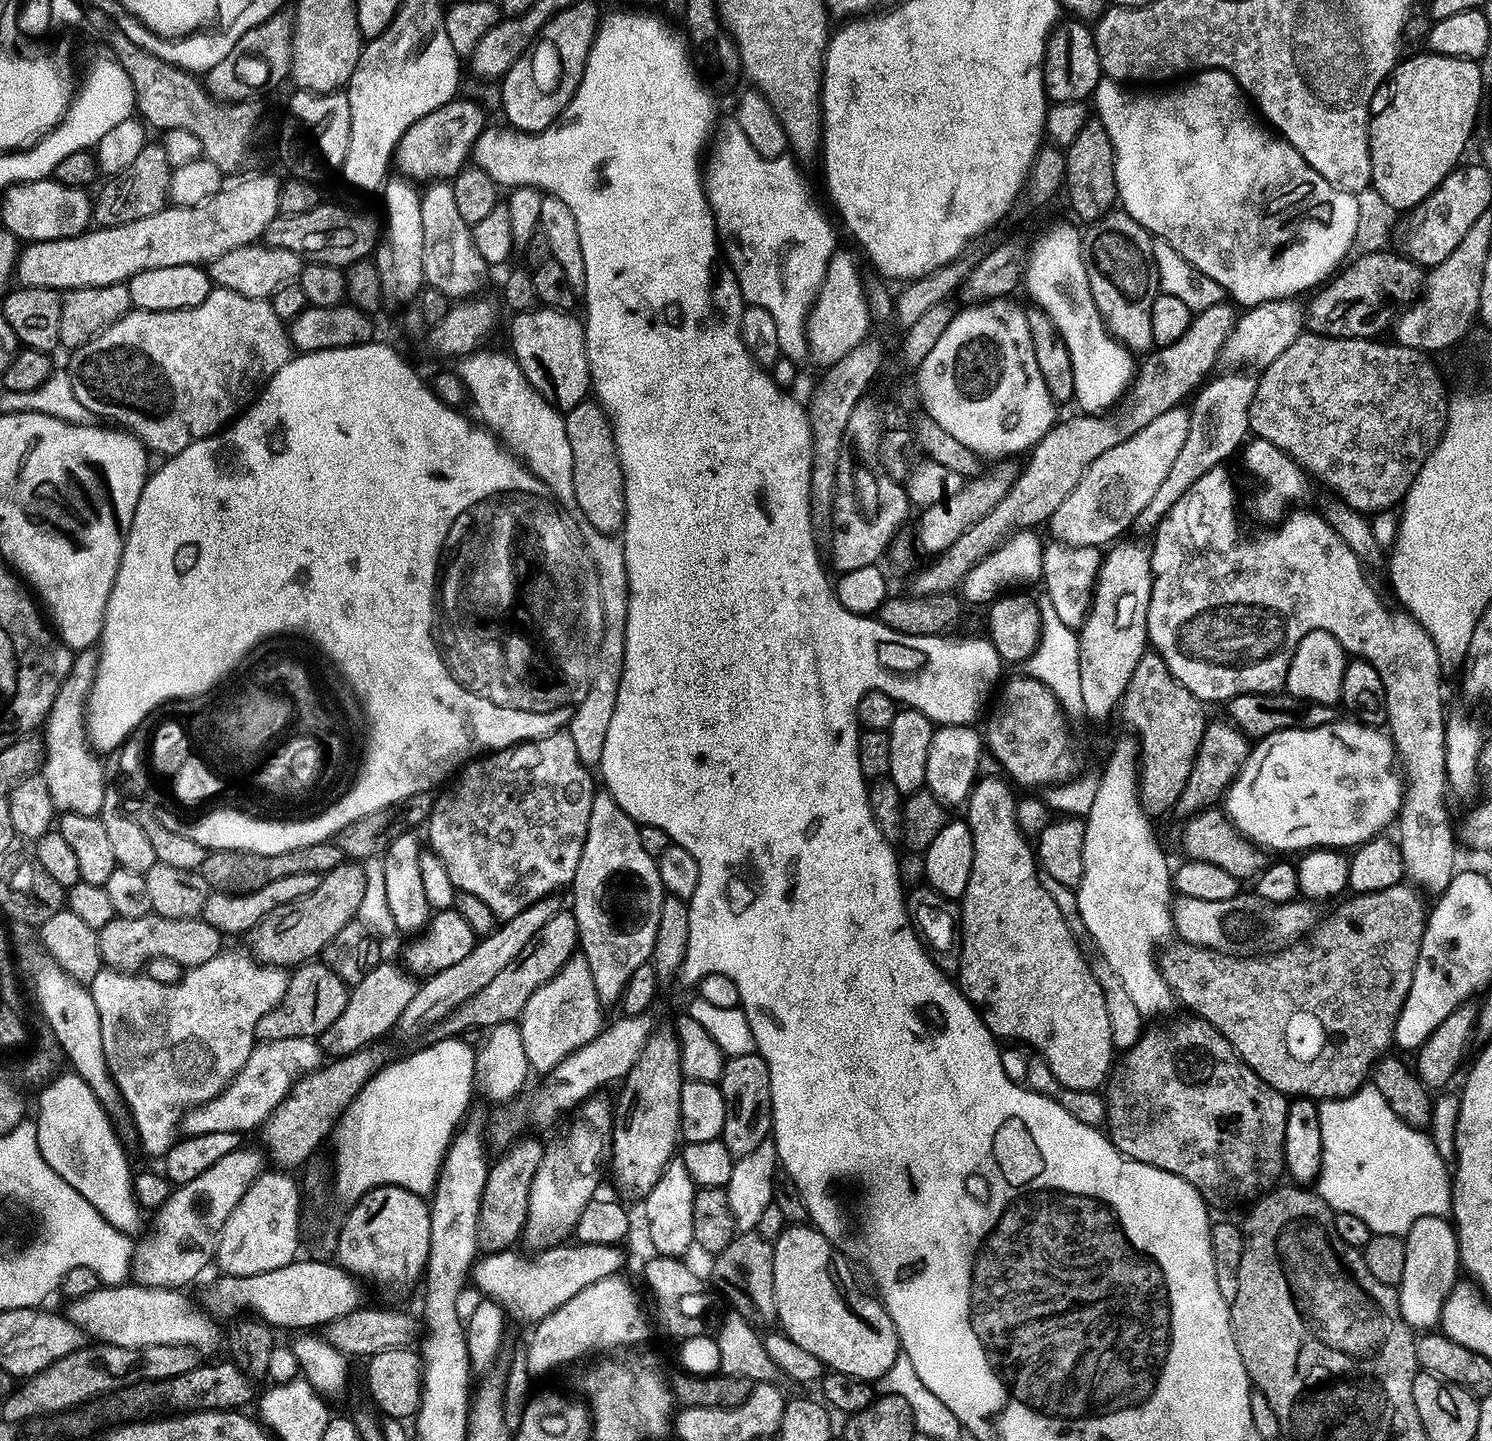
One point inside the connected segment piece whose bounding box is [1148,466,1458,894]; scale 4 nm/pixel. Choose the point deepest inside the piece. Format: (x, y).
(1227, 611)

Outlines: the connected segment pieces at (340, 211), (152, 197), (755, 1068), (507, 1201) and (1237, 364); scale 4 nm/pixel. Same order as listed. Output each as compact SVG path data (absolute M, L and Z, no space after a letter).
M321 202L306 213L275 216L266 226L262 240L271 248L298 252L321 264L347 266L373 255L378 243L378 220L364 212L351 212L340 204Z
M156 146L152 152L153 160L147 155L130 162L128 168L119 169L113 180L104 184L104 189L94 196L94 220L97 225L113 228L138 218L146 218L166 207L170 200L172 174L174 168L167 160L167 152L162 146Z
M757 1051L741 1056L730 1056L724 1061L719 1078L722 1098L726 1102L726 1126L723 1141L733 1158L752 1153L764 1140L772 1136L772 1095L770 1070Z
M526 1136L513 1140L503 1149L501 1156L504 1157L497 1164L495 1161L488 1169L486 1186L482 1190L482 1206L478 1214L476 1246L481 1253L507 1252L515 1245L512 1244L515 1240L521 1239L530 1206L530 1186L534 1182L534 1174L538 1174L538 1166L546 1147L545 1141Z
M1299 299L1271 300L1249 307L1239 313L1236 325L1232 327L1222 346L1219 363L1225 364L1223 367L1228 370L1240 370L1245 366L1263 370L1304 331L1304 308Z

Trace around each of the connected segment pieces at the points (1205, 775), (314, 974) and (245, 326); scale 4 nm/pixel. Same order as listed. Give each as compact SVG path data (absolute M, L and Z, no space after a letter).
M1209 719L1204 725L1202 742L1196 751L1194 766L1190 770L1190 778L1186 778L1186 786L1182 790L1175 811L1183 814L1195 814L1209 806L1215 805L1221 799L1222 793L1229 788L1232 781L1240 775L1250 751L1249 737L1237 728L1231 719Z
M309 962L299 965L289 975L286 994L282 994L278 1006L258 1018L257 1041L267 1042L303 1036L319 1038L332 1025L334 1018L338 1018L342 1010L346 1010L349 991L349 985L344 984L342 978L338 978L338 974L334 974L334 970L327 968L324 963Z
M213 287L212 292L207 296L206 299L202 301L198 306L194 306L193 308L179 308L178 310L170 310L169 312L151 312L150 310L146 310L145 308L137 308L133 307L130 311L128 311L121 320L118 322L114 322L111 326L106 329L104 332L98 333L96 337L92 340L87 340L81 348L73 348L71 349L68 363L66 363L66 369L70 376L70 382L73 383L74 395L78 398L78 402L82 404L93 417L96 418L104 418L100 416L109 416L109 421L115 422L117 425L120 425L122 428L127 431L132 432L135 436L138 437L144 444L144 447L148 449L149 453L156 454L156 452L161 452L161 457L167 458L169 456L176 455L177 452L181 452L186 448L186 446L193 444L194 441L200 440L203 436L215 436L217 432L221 431L239 413L241 410L248 407L250 401L257 395L258 390L263 389L264 385L268 383L268 380L278 371L287 360L291 360L294 355L294 349L292 346L292 341L288 338L288 330L285 324L285 321L280 321L280 316L275 312L274 309L268 305L269 301L267 299L263 300L255 300L254 298L250 298L249 296L243 296L242 294L238 294L234 290L230 288L218 288Z

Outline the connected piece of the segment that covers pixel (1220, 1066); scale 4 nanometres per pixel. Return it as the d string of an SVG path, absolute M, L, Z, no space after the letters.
M1188 1018L1184 1025L1176 1032L1176 1040L1184 1048L1192 1048L1192 1072L1187 1072L1188 1064L1184 1060L1176 1060L1176 1052L1168 1044L1155 1044L1149 1038L1141 1039L1134 1048L1127 1049L1124 1060L1124 1081L1116 1084L1106 1092L1106 1128L1110 1133L1112 1144L1130 1160L1137 1160L1143 1164L1154 1166L1158 1170L1166 1170L1194 1186L1201 1196L1205 1197L1209 1205L1240 1204L1243 1200L1252 1202L1265 1192L1271 1192L1277 1187L1276 1179L1285 1175L1284 1166L1284 1139L1286 1138L1286 1114L1288 1113L1289 1097L1283 1092L1274 1090L1230 1046L1230 1042L1214 1026L1204 1023L1199 1018Z

